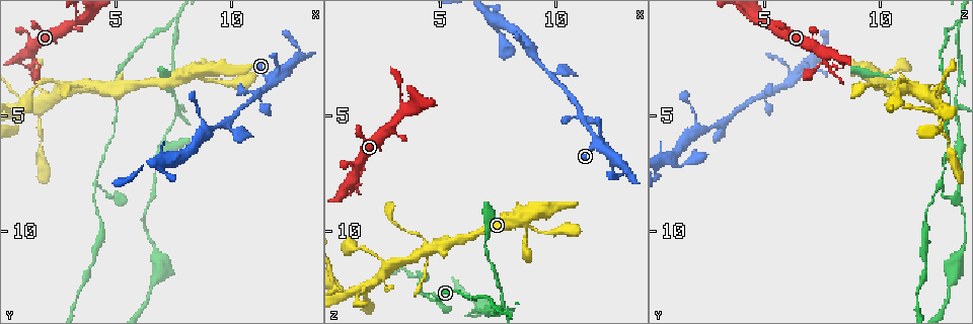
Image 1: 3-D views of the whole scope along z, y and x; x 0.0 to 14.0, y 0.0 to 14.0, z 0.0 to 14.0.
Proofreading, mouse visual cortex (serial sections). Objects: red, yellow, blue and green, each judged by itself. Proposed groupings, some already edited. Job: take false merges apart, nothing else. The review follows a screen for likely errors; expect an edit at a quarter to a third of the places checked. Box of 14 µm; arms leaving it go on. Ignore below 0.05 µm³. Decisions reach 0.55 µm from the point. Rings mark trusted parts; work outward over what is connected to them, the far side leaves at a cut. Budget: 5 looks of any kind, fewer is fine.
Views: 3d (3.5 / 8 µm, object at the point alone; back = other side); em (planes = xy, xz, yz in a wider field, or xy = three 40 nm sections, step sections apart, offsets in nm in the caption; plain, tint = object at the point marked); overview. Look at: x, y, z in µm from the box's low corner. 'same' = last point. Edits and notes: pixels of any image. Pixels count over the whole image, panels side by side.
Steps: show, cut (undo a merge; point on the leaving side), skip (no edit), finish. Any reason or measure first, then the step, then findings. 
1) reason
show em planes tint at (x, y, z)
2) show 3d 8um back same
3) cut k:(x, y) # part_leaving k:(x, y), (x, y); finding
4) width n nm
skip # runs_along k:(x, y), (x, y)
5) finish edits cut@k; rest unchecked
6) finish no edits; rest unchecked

a narrow waist
show 3d 3.5um at (11.2, 4.0, 5.1)

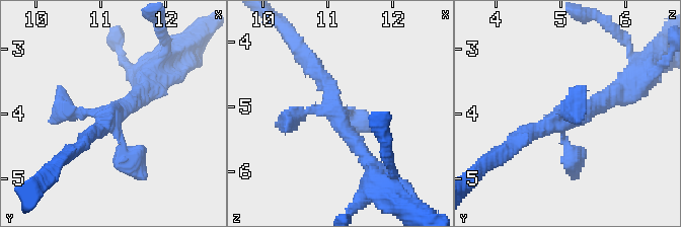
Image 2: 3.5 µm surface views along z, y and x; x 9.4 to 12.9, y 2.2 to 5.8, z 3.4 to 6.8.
skip # runs_along 2:(372, 165), (312, 64); one cell here

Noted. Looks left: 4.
arms part here
show 3d 3.5um at (9.9, 5.2, 3.4)

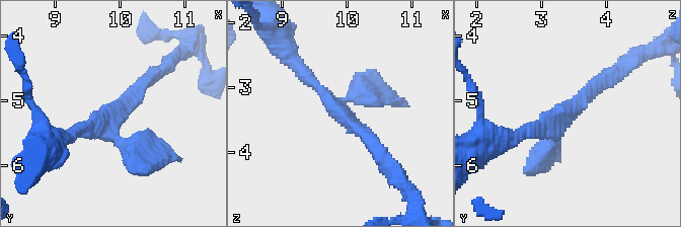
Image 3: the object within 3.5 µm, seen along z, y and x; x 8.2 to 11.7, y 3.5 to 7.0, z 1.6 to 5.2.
arms 3; arm_widths 200, 200, 250 nm
show em xy step 3 tint at (9.90, 5.15, 3.45)

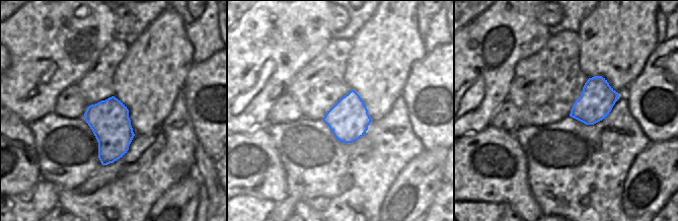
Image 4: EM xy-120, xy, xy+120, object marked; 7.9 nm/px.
skip # runs_along 3:(381, 156), (300, 68); one cell here

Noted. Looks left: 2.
finish no edits; rest unchecked

